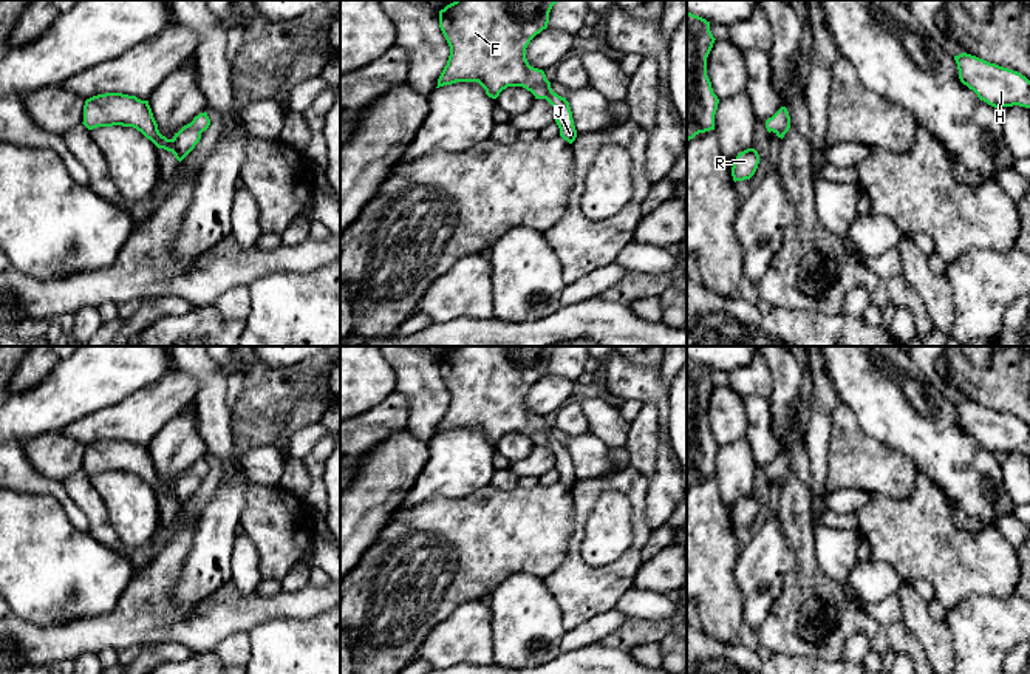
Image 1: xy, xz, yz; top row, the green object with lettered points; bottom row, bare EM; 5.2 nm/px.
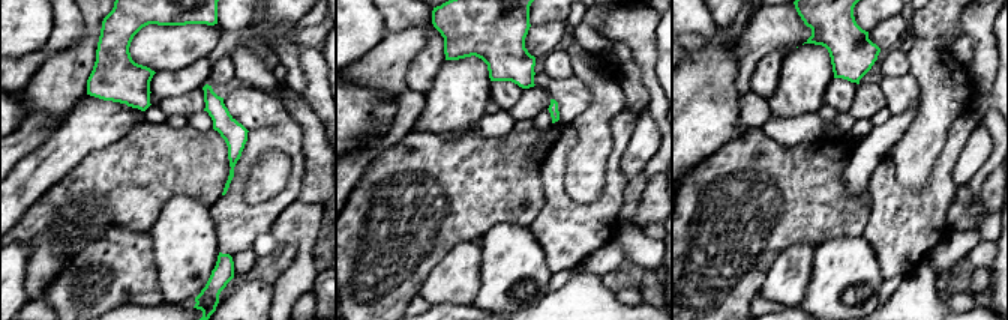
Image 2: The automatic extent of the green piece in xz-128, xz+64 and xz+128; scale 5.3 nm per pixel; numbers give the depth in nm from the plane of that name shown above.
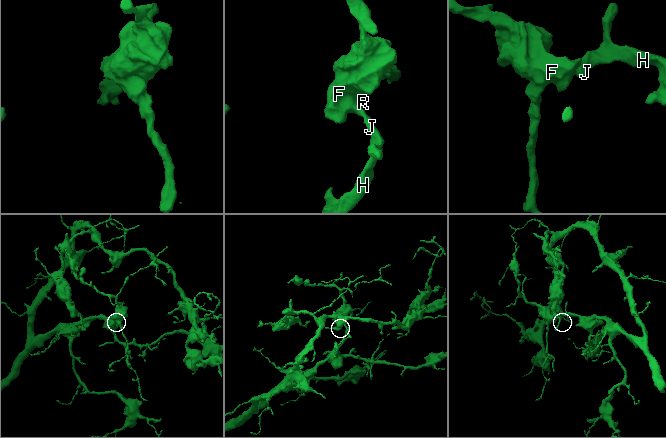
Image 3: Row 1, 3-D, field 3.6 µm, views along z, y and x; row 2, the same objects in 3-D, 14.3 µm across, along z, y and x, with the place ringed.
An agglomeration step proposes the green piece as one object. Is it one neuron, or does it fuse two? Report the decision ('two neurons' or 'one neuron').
one neuron

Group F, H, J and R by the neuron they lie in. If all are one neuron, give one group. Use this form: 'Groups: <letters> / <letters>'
Groups: F H J R

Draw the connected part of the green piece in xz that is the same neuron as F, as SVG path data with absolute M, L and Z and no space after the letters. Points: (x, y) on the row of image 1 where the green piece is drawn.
M455 0L439 11L439 28L450 46L438 87L456 82L478 82L486 94L496 99L507 87L523 87L535 99L546 99L557 114L560 136L572 144L577 130L566 97L552 91L543 70L534 68L526 59L530 40L547 28L549 12L558 0Z

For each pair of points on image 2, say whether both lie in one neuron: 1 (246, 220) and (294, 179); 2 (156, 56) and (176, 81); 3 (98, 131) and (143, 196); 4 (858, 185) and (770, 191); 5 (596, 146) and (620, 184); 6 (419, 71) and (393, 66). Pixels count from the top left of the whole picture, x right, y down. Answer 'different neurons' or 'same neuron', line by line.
1: same neuron
2: different neurons
3: different neurons
4: different neurons
5: different neurons
6: different neurons

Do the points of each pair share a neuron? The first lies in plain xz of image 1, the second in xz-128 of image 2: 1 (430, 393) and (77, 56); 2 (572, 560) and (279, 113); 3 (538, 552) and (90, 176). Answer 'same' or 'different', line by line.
1: different
2: different
3: same

